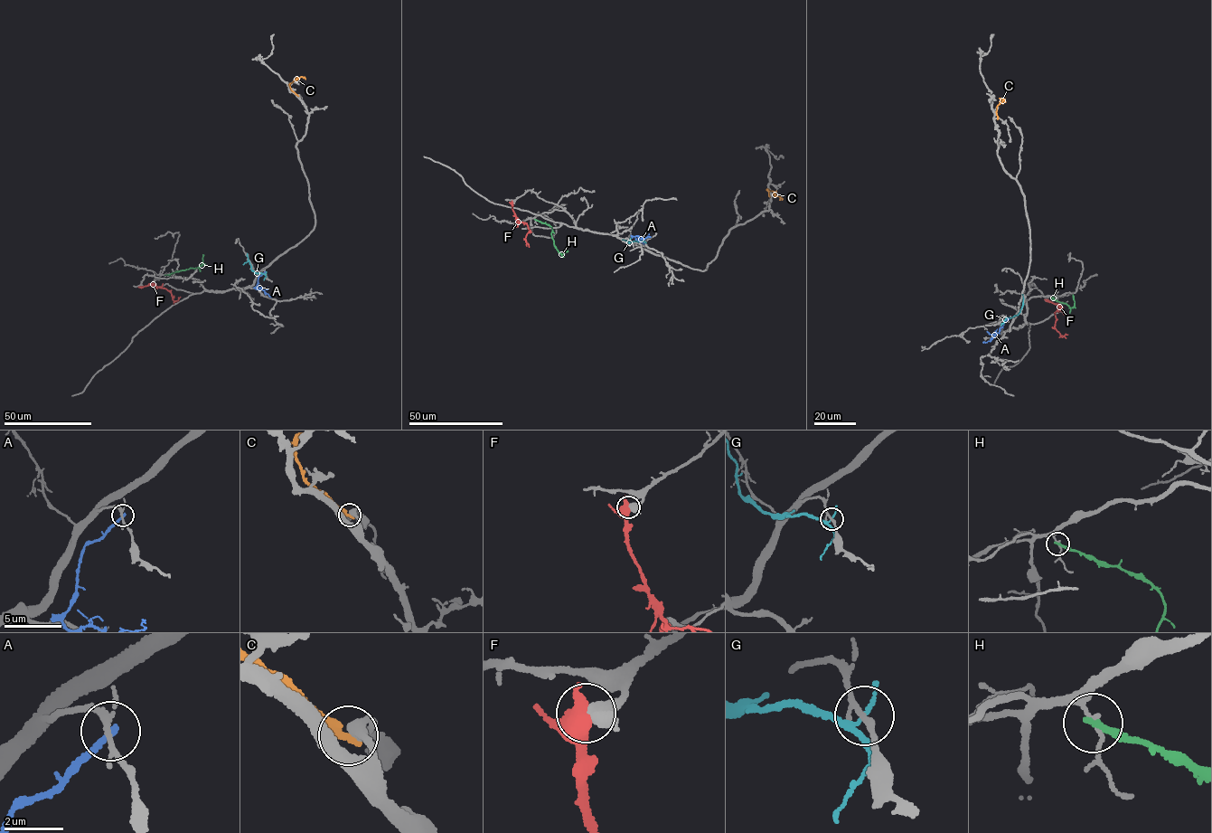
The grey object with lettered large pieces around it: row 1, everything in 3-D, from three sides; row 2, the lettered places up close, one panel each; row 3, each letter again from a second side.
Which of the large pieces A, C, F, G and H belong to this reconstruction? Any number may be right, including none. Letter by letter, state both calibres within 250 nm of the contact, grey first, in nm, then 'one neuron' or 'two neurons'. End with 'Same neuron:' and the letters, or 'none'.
A: 160 nm thick on the grey side, 220 nm on the other; two neurons
C: 320 nm thick on the grey side, 300 nm on the other; two neurons
F: 600 nm thick on the grey side, 500 nm on the other; two neurons
G: 190 nm thick on the grey side, 130 nm on the other; two neurons
H: 120 nm thick on the grey side, 200 nm on the other; two neurons
Same neuron: none

